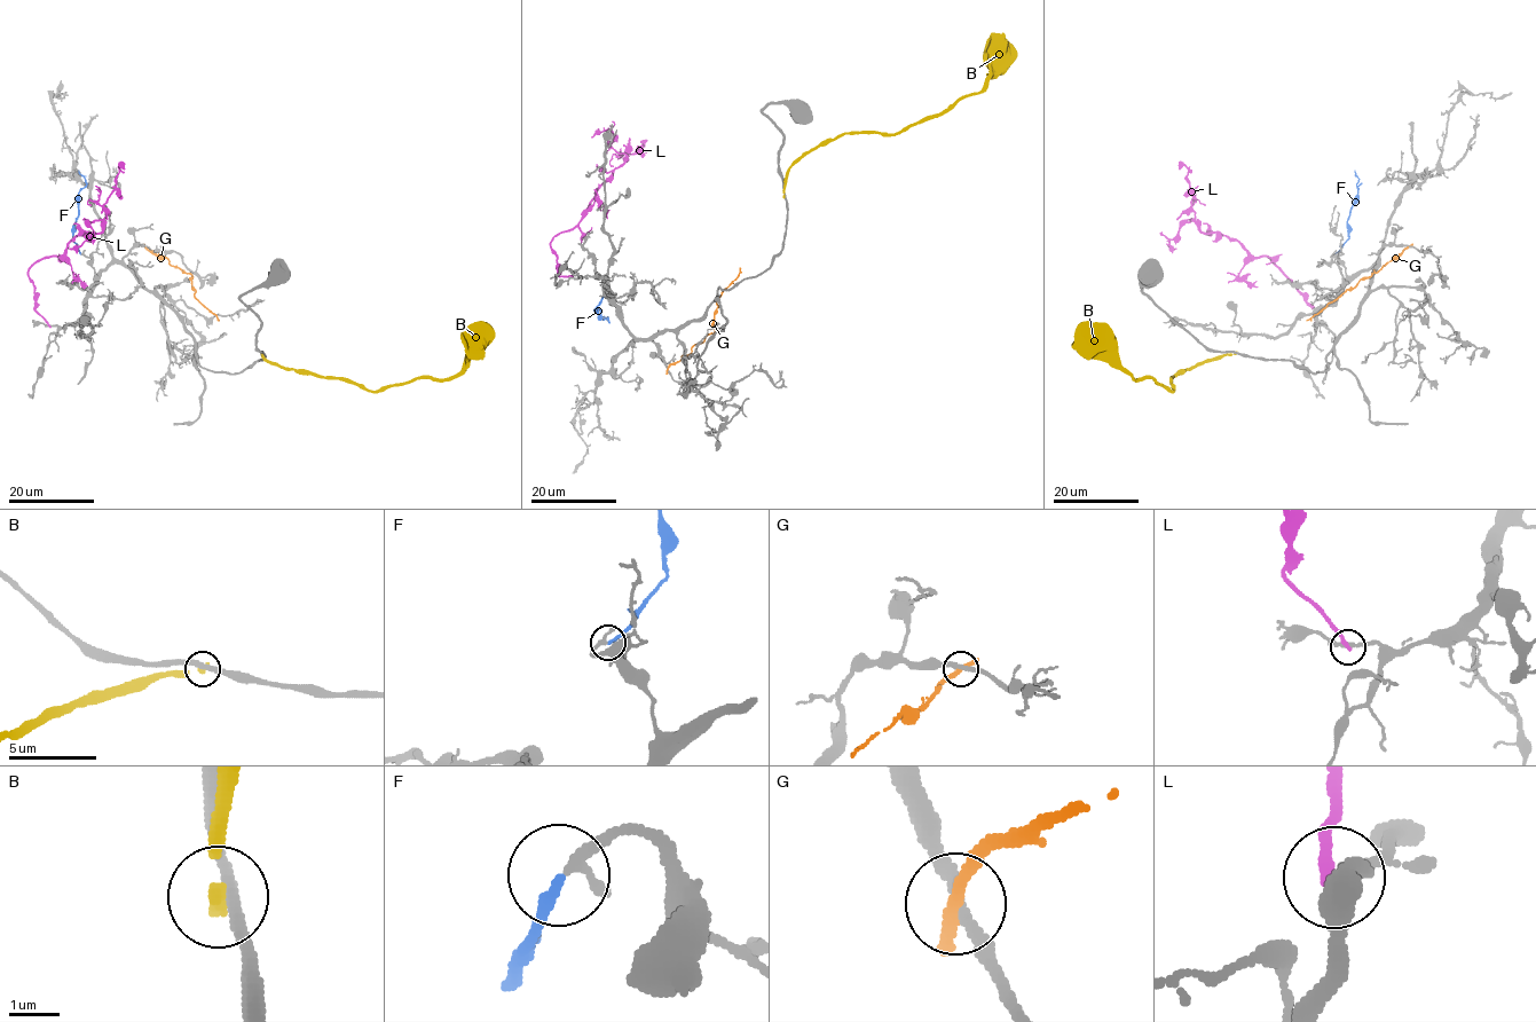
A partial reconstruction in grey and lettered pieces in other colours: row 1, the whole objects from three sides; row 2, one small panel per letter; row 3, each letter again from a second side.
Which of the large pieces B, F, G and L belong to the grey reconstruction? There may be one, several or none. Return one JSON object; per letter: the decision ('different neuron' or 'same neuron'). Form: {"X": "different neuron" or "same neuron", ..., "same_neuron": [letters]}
{"B": "different neuron", "F": "same neuron", "G": "different neuron", "L": "different neuron", "same_neuron": ["F"]}

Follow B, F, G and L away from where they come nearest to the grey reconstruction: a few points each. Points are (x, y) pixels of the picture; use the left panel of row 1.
B: (261, 353), (280, 366), (348, 378), (377, 391), (418, 378), (455, 377), (486, 343), (480, 333), (479, 342)
F: (81, 254), (72, 238), (78, 195), (86, 182), (79, 171)
G: (146, 246), (193, 276), (195, 297), (218, 320)
L: (49, 325), (34, 308), (29, 269), (60, 257), (77, 236), (102, 230), (103, 204), (119, 165), (124, 170)

